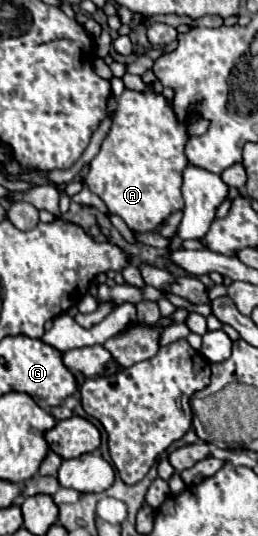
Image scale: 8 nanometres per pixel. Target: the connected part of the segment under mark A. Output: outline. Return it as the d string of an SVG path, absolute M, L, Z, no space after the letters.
M125 89L117 99L111 131L103 139L97 157L89 163L85 183L91 193L103 199L109 213L119 215L131 231L155 233L171 213L183 209L181 185L183 171L189 165L185 157L187 127L195 119L195 115L189 115L187 121L179 121L173 101L167 101L161 93Z

